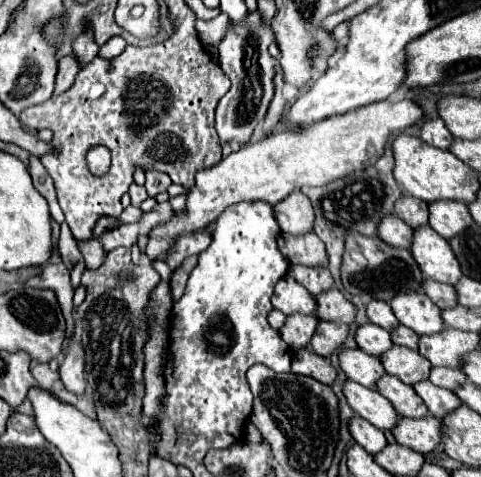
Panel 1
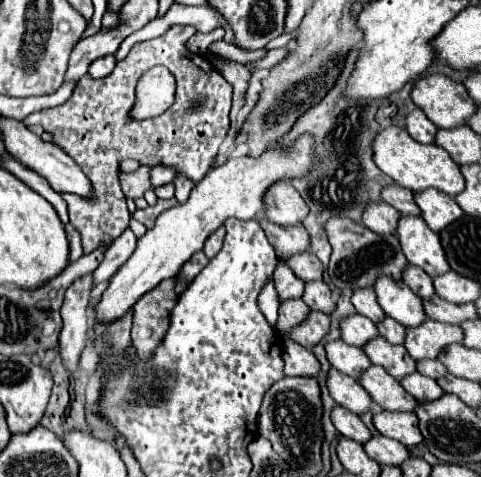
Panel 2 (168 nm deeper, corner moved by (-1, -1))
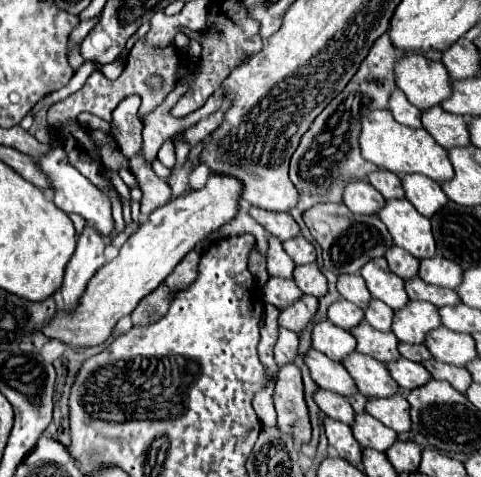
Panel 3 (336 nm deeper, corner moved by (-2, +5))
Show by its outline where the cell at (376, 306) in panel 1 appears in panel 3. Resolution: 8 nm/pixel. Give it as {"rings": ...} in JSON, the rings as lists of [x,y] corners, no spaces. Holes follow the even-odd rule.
{"rings":[[[339,275],[337,291],[343,299],[355,303],[361,309],[365,309],[365,305],[371,301],[371,293],[365,289],[365,281],[361,281],[361,277],[357,275]]]}

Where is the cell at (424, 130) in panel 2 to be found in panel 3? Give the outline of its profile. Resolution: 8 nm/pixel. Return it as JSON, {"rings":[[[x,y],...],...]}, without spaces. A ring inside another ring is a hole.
{"rings":[[[395,89],[389,95],[389,111],[397,123],[407,127],[421,127],[421,111],[407,101],[401,89]]]}

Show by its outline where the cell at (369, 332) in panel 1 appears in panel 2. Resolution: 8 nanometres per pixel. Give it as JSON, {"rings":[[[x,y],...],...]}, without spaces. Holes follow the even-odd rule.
{"rings":[[[358,313],[346,317],[340,323],[340,327],[342,327],[342,339],[354,347],[364,347],[368,341],[372,341],[380,335],[376,323],[372,323],[368,317],[358,315]]]}

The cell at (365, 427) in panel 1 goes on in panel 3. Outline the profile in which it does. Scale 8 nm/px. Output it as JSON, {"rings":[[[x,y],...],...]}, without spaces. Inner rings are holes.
{"rings":[[[317,389],[313,393],[313,399],[317,403],[317,407],[327,415],[327,417],[333,417],[337,421],[343,421],[347,425],[353,423],[353,417],[355,417],[355,411],[353,407],[349,405],[349,401],[333,391],[327,391],[327,389]]]}

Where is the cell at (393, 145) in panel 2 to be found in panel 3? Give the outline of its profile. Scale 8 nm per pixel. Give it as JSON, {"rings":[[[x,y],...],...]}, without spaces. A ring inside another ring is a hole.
{"rings":[[[387,109],[371,111],[361,119],[359,145],[361,145],[361,155],[367,161],[375,163],[379,169],[387,169],[397,175],[421,173],[439,183],[453,177],[453,167],[447,157],[447,151],[425,129],[411,129],[397,123]]]}

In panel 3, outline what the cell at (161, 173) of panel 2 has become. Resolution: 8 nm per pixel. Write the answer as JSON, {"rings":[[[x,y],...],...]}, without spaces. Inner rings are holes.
{"rings":[[[167,139],[163,145],[161,145],[161,149],[159,149],[159,161],[165,165],[165,167],[173,167],[175,165],[175,147],[173,147],[173,143]]]}

